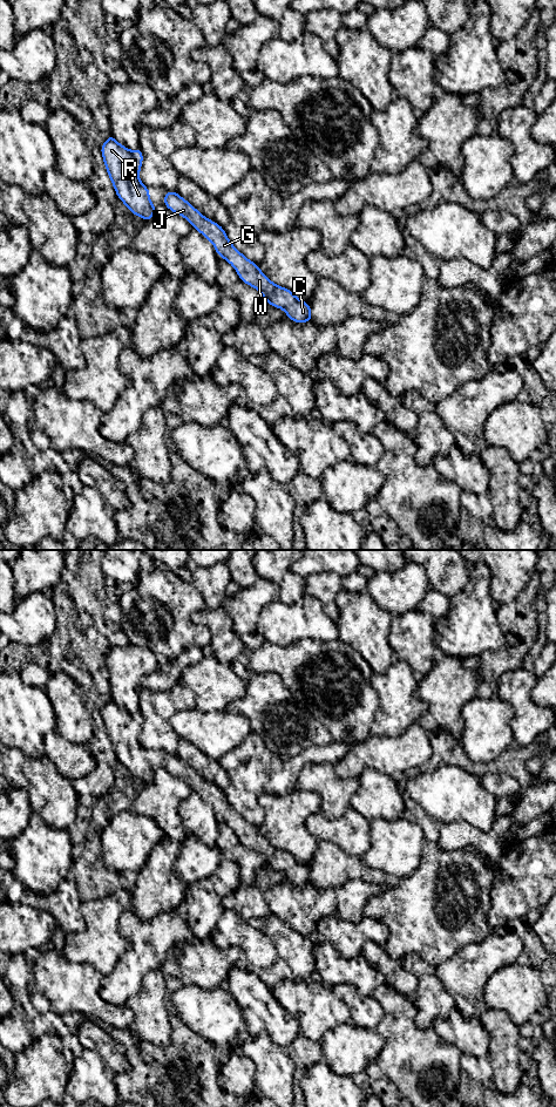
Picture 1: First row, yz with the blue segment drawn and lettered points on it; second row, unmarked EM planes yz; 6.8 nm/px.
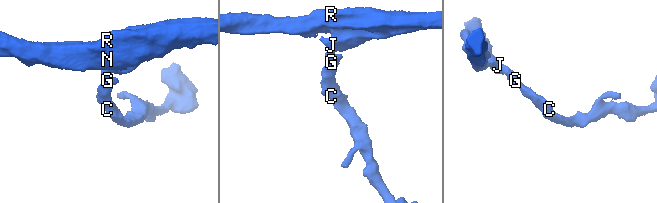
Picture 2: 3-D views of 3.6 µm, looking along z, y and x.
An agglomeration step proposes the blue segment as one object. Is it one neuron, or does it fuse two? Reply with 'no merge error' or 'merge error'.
no merge error

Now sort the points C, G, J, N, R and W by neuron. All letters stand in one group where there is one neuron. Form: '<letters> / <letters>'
C G J N R W

